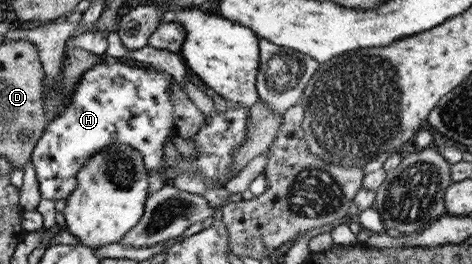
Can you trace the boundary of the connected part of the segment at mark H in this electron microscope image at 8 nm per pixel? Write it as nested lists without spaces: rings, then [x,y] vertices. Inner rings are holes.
[[[100,55],[100,62],[89,68],[76,83],[76,92],[70,102],[66,104],[66,110],[56,120],[51,120],[50,126],[44,131],[42,138],[36,143],[32,151],[31,162],[36,171],[38,188],[41,198],[60,200],[68,198],[72,191],[79,186],[79,172],[83,170],[84,164],[91,160],[104,147],[112,146],[112,143],[128,143],[130,147],[136,148],[145,159],[144,164],[154,175],[162,166],[162,148],[168,140],[168,132],[172,128],[172,112],[174,104],[170,102],[170,81],[172,77],[160,69],[148,64],[146,68],[140,68],[138,64],[128,64],[118,58]]]

